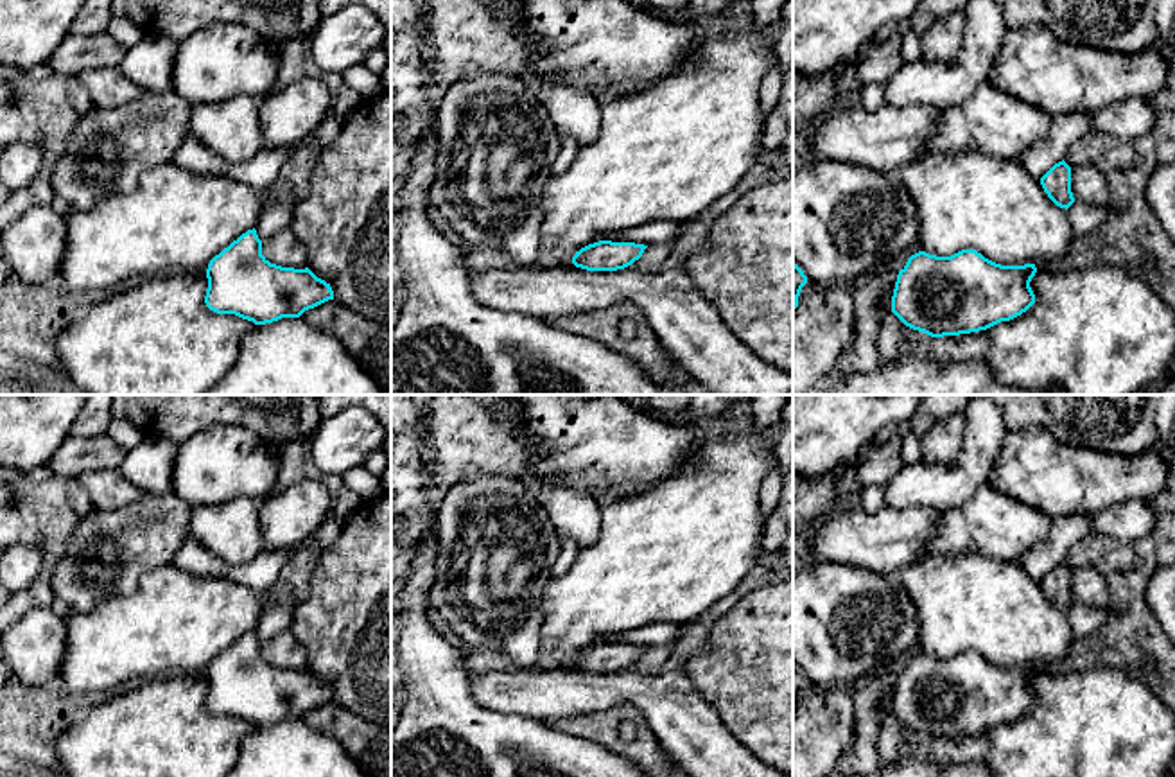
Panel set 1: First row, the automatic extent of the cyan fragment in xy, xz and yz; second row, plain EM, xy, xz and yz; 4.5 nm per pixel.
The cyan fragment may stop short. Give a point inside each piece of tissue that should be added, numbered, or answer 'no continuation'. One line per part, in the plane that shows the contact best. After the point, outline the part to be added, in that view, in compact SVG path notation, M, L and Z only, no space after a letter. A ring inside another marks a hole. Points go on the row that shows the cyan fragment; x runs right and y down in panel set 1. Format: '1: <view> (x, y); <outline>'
no continuation

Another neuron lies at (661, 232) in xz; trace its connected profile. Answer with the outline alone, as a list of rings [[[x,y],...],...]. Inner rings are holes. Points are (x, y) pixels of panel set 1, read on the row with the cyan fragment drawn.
[[[655,221],[633,230],[626,230],[615,235],[605,235],[603,240],[612,242],[635,242],[644,246],[673,244],[678,237],[680,224],[673,221]]]

